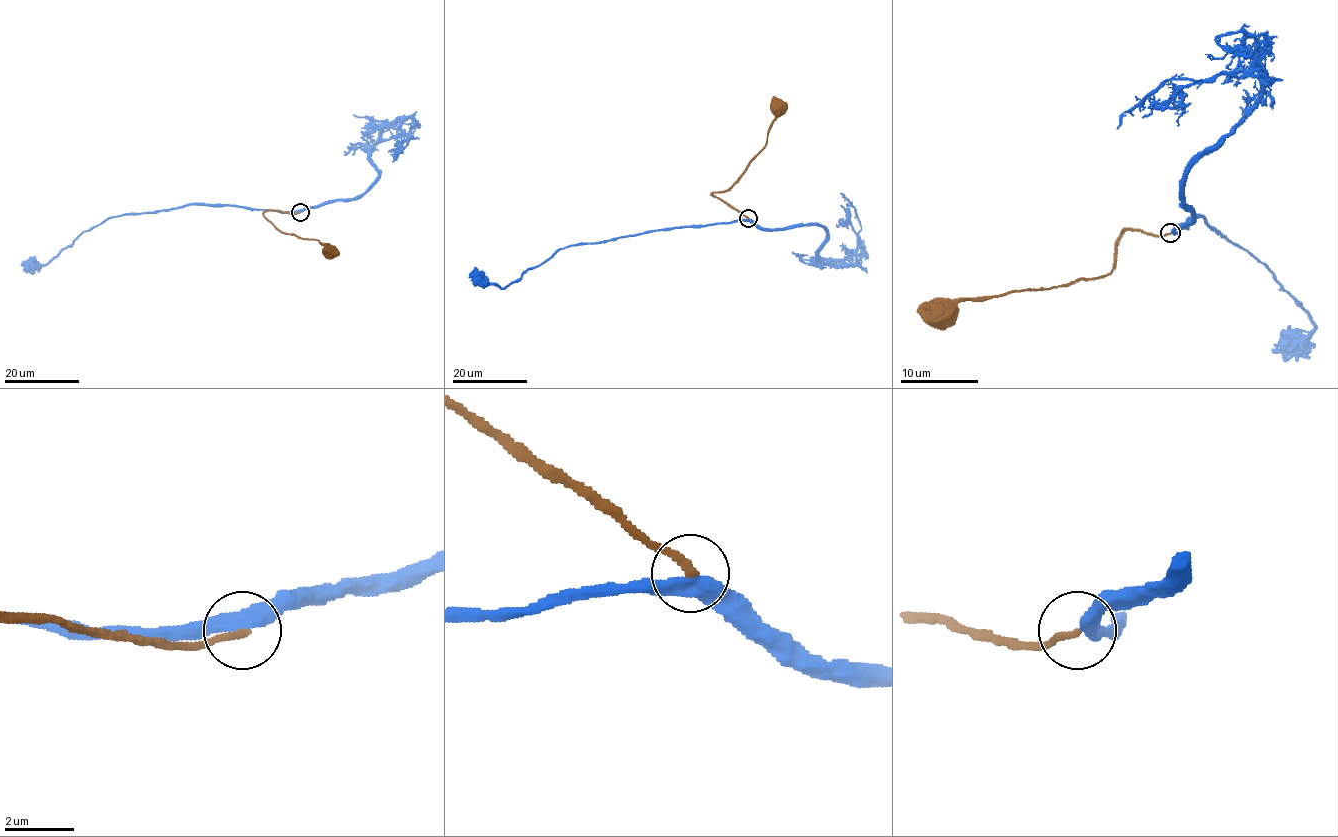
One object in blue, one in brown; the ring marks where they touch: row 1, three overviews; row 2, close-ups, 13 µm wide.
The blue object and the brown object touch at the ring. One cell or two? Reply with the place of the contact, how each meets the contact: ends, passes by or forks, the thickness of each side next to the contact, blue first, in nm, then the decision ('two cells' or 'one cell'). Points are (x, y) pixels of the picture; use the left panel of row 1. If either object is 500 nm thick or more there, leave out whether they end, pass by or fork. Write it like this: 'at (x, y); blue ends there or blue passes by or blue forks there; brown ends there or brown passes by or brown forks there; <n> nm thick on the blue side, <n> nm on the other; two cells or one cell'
at (300, 212); blue passes by; brown ends there; 400 nm thick on the blue side, 240 nm on the other; one cell

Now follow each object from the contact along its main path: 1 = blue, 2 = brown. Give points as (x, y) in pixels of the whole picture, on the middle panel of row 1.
1: (747, 219), (648, 230), (597, 243), (571, 244), (559, 248), (504, 288), (493, 283), (479, 283), (469, 274)
2: (747, 218), (711, 195), (727, 191), (765, 145), (769, 126), (780, 108)

